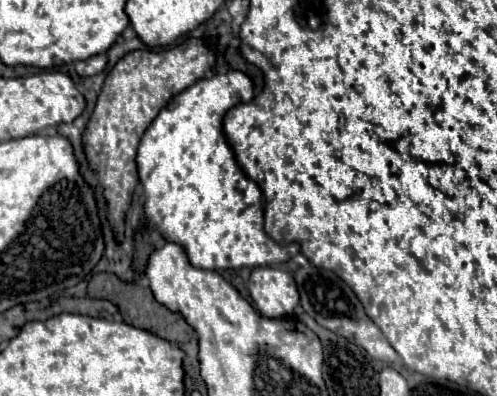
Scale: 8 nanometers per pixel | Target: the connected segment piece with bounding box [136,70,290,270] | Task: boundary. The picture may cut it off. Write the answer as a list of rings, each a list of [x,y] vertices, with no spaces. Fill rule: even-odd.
[[[240,70],[202,78],[160,110],[138,146],[136,162],[146,194],[144,212],[166,240],[186,248],[196,268],[256,268],[290,258],[288,250],[264,232],[262,190],[244,174],[222,130],[226,112],[252,98],[254,84]]]

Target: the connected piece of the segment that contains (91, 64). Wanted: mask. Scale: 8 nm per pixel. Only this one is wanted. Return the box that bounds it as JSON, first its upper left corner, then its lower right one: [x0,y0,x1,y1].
[76,54,108,78]

